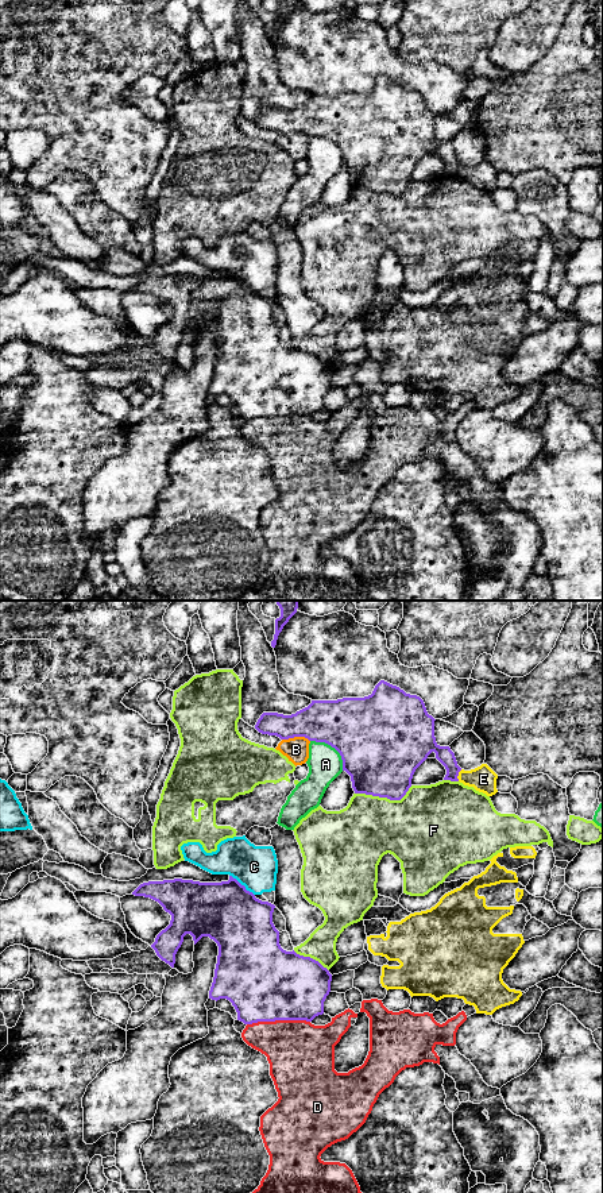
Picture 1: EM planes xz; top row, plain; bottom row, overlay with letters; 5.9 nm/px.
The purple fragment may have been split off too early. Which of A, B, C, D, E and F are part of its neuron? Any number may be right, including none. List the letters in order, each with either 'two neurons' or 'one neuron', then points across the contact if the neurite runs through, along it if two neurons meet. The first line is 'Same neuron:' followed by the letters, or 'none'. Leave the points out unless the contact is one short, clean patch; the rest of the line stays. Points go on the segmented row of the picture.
Same neuron: none
A: two neurons
B: two neurons
C: two neurons
D: two neurons
E: two neurons; border along xz (462, 769), (457, 780)
F: two neurons

